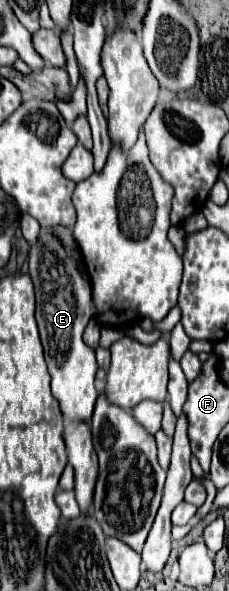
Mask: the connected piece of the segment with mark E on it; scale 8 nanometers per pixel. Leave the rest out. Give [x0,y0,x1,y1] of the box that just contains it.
[29,227,99,421]

